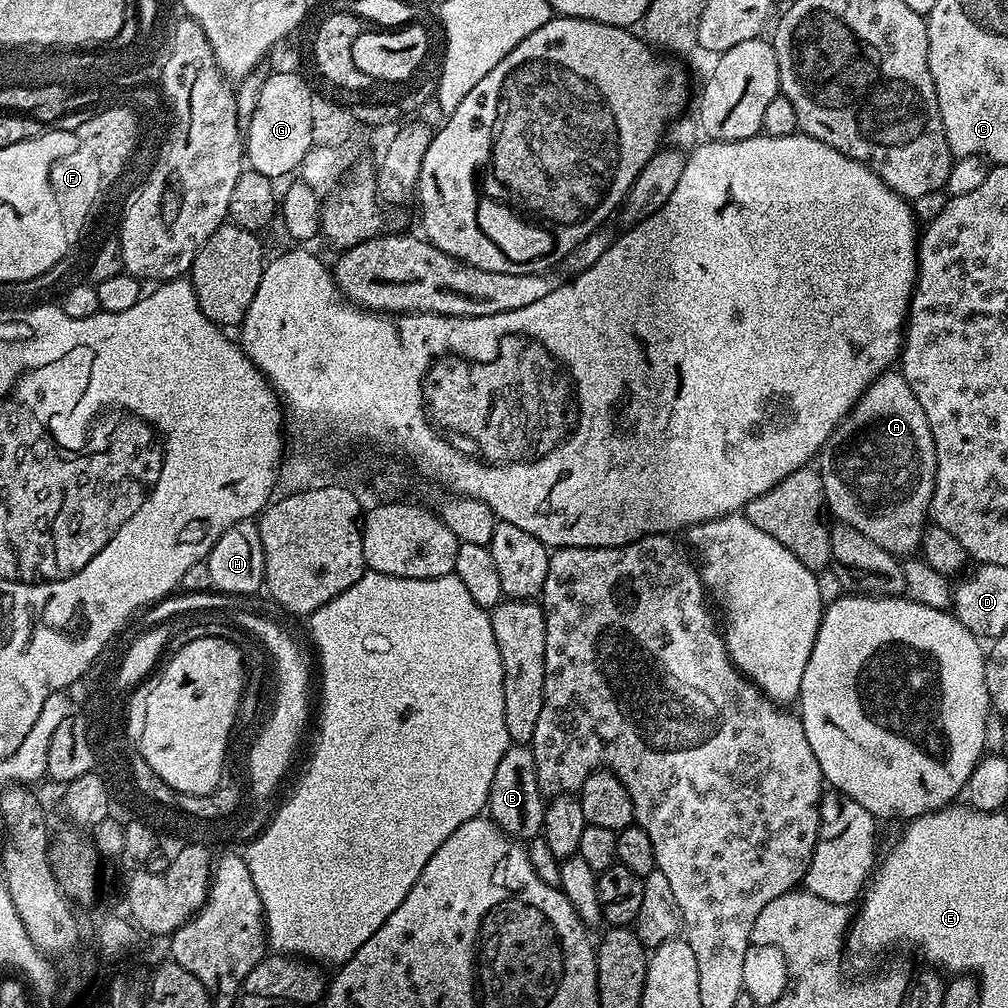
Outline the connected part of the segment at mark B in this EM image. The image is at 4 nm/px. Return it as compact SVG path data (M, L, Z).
M513 743L502 754L498 770L494 770L494 782L490 782L490 794L486 805L487 815L508 837L517 842L531 842L543 833L546 797L540 790L538 770L534 766L534 754L528 744Z

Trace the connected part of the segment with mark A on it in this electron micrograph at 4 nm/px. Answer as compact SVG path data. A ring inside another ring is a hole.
M896 370L883 372L830 434L818 453L819 460L824 502L839 523L854 526L858 534L866 534L870 542L878 542L882 550L897 558L907 557L919 549L936 485L936 447L930 422L926 422L926 414L922 406L918 406L918 398L914 398L914 390L910 390L904 375Z

